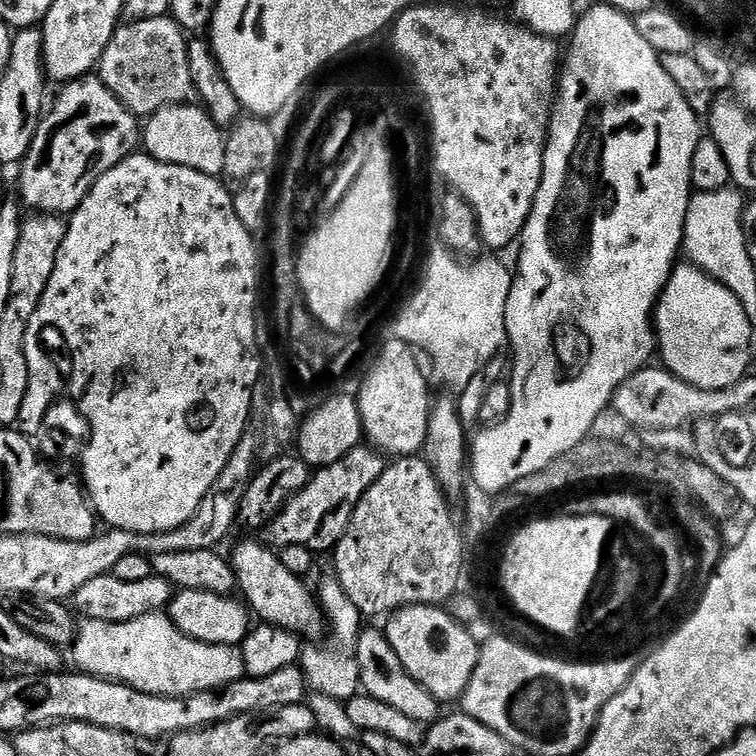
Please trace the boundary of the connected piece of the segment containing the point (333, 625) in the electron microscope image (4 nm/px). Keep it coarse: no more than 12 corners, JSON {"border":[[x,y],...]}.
{"border":[[335,571],[316,586],[330,642],[308,647],[309,687],[347,702],[359,695],[364,615]]}

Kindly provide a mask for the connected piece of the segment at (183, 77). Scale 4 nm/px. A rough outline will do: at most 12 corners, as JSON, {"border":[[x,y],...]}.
{"border":[[171,15],[124,22],[98,75],[133,116],[197,99]]}

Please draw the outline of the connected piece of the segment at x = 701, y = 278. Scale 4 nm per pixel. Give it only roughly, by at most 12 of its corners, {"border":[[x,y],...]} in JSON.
{"border":[[691,263],[654,327],[663,367],[706,390],[749,375],[754,322]]}

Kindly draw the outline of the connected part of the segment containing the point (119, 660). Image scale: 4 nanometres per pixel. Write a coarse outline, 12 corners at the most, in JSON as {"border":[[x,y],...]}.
{"border":[[164,612],[81,619],[79,671],[155,696],[246,676],[239,647],[198,642]]}

